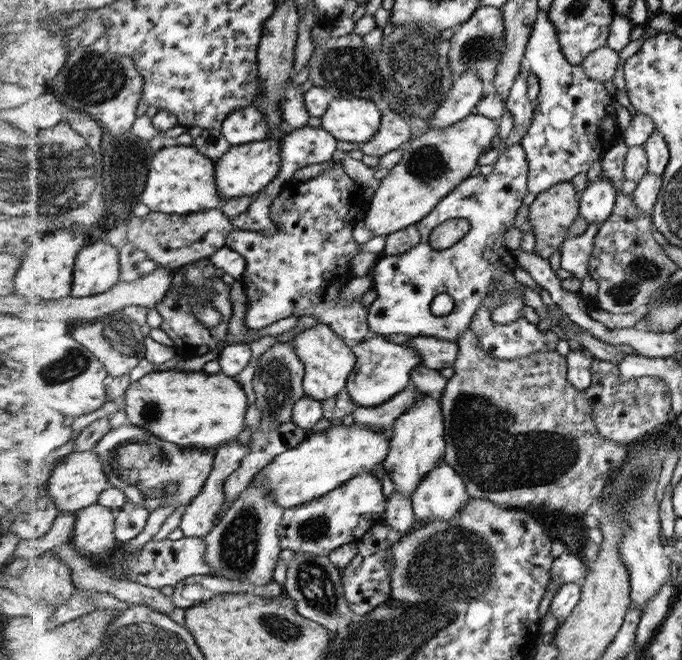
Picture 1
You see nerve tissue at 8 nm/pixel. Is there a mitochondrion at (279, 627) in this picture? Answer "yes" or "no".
yes

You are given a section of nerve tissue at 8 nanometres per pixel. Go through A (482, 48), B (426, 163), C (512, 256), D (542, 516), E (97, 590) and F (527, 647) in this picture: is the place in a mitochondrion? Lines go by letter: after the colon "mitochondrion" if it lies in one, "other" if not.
A: mitochondrion
B: mitochondrion
C: other
D: other
E: other
F: other

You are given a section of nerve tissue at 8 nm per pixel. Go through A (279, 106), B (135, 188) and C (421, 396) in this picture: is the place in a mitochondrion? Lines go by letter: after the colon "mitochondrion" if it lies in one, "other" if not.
A: other
B: other
C: other

